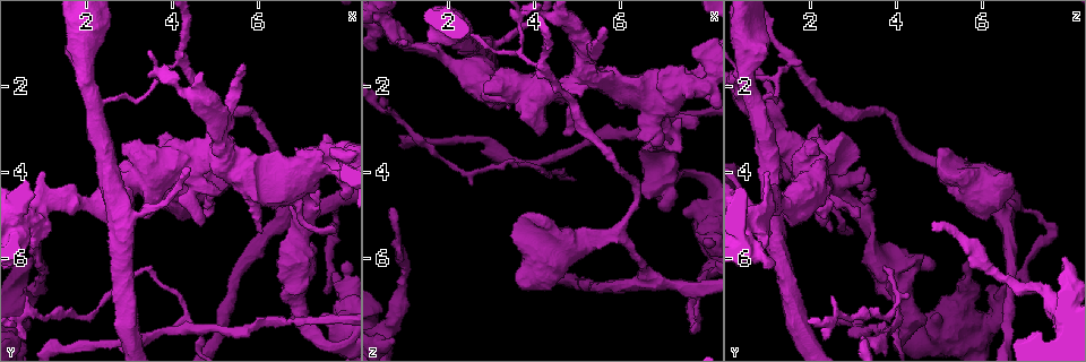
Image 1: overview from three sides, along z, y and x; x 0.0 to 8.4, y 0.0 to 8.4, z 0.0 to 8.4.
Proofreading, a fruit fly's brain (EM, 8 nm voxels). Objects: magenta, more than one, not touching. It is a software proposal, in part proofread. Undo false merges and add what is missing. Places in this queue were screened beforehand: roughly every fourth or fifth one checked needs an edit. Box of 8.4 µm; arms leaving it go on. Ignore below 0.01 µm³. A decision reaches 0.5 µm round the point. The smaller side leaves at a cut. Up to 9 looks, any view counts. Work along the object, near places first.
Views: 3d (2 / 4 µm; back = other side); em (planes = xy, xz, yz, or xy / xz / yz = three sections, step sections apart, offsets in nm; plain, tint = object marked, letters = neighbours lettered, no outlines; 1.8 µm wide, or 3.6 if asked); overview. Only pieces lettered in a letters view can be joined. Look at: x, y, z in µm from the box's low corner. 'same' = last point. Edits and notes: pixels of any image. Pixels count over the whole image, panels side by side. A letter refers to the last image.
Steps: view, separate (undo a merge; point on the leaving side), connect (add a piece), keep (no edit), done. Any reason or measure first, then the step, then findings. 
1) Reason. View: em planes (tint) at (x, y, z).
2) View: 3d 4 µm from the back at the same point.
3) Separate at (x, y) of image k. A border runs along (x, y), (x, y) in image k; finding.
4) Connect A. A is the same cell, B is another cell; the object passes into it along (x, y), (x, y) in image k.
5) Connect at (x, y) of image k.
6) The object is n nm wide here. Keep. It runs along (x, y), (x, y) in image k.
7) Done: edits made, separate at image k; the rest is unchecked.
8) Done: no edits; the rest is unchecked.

Free end. View: em planes (letters) at (5.65, 1.45, 0.65).

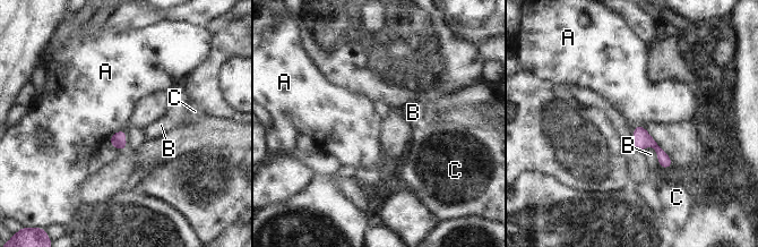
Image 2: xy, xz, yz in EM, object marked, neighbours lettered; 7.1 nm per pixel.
The object is 110 nm wide here. Keep. A, B and C are other cells; it runs along (638, 128), (660, 151), (666, 164) in image 2; none of them fits.

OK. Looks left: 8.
Stops while still wide. View: 3d 4 µm at (7.65, 3.50, 1.10).

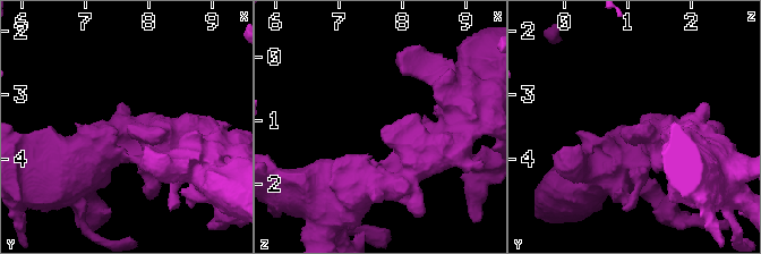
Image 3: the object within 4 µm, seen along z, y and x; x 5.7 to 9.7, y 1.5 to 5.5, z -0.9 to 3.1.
Shape alone is not enough. View: em planes (letters) at (7.65, 3.55, 1.10).

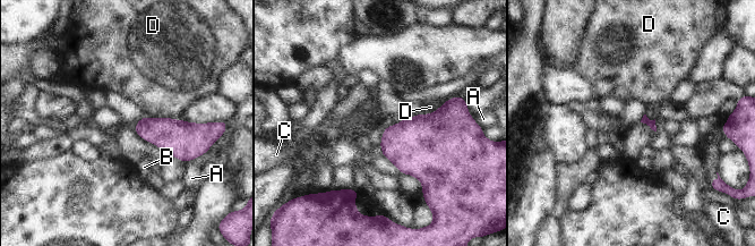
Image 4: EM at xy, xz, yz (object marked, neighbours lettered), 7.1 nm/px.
The longest contact is with D, 260 nm. Keep. A, B, C and D are other cells; a border runs along (145, 116), (180, 119) in image 4; none of them fits.

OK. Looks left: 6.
Three-way junction. View: em 3.6 µm xz step 4 (letters) at (4.10, 1.45, 1.50).

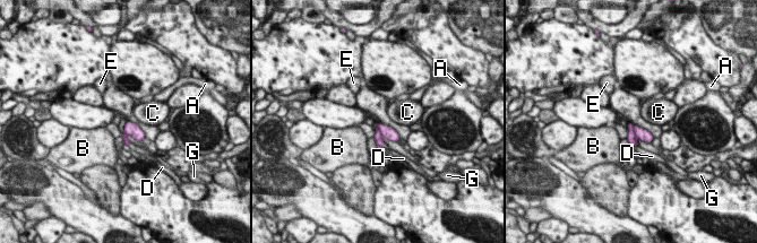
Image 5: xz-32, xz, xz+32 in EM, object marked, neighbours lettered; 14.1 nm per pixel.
The object is 220 nm wide here; the longest contact is with D, 110 nm. Separate at (378, 139) of image 5. A, B, C, D, E and G are other cells; a second neuron is stuck on.

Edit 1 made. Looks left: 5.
Calibre changes. View: 3d 4 µm at (3.85, 4.35, 6.35).

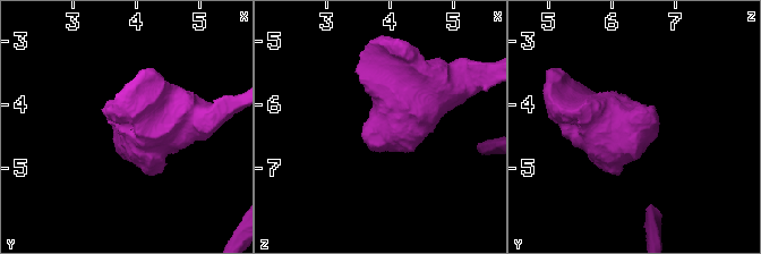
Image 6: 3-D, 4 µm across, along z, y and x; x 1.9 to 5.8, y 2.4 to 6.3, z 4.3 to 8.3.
Shape alone is not enough. View: em 3.6 µm xz step 8 (tint) at (3.85, 4.30, 6.40).

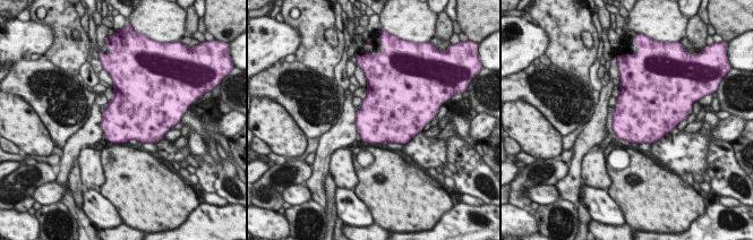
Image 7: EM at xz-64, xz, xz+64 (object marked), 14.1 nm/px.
View: em 3.6 µm planes (letters) at the same point.

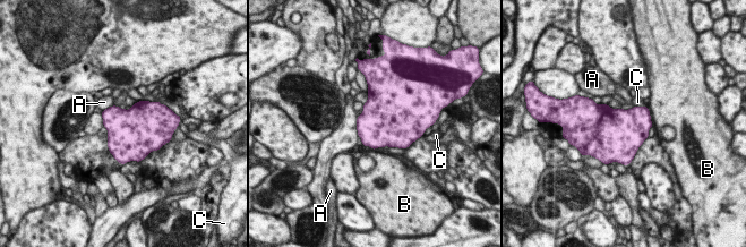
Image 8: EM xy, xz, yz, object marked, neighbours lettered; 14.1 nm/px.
The longest contact is with A, 190 nm. Keep. A, B and C are other cells; one neuron here.

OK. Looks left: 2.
Done: edits made, separate at image 5; the rest is unchecked.

